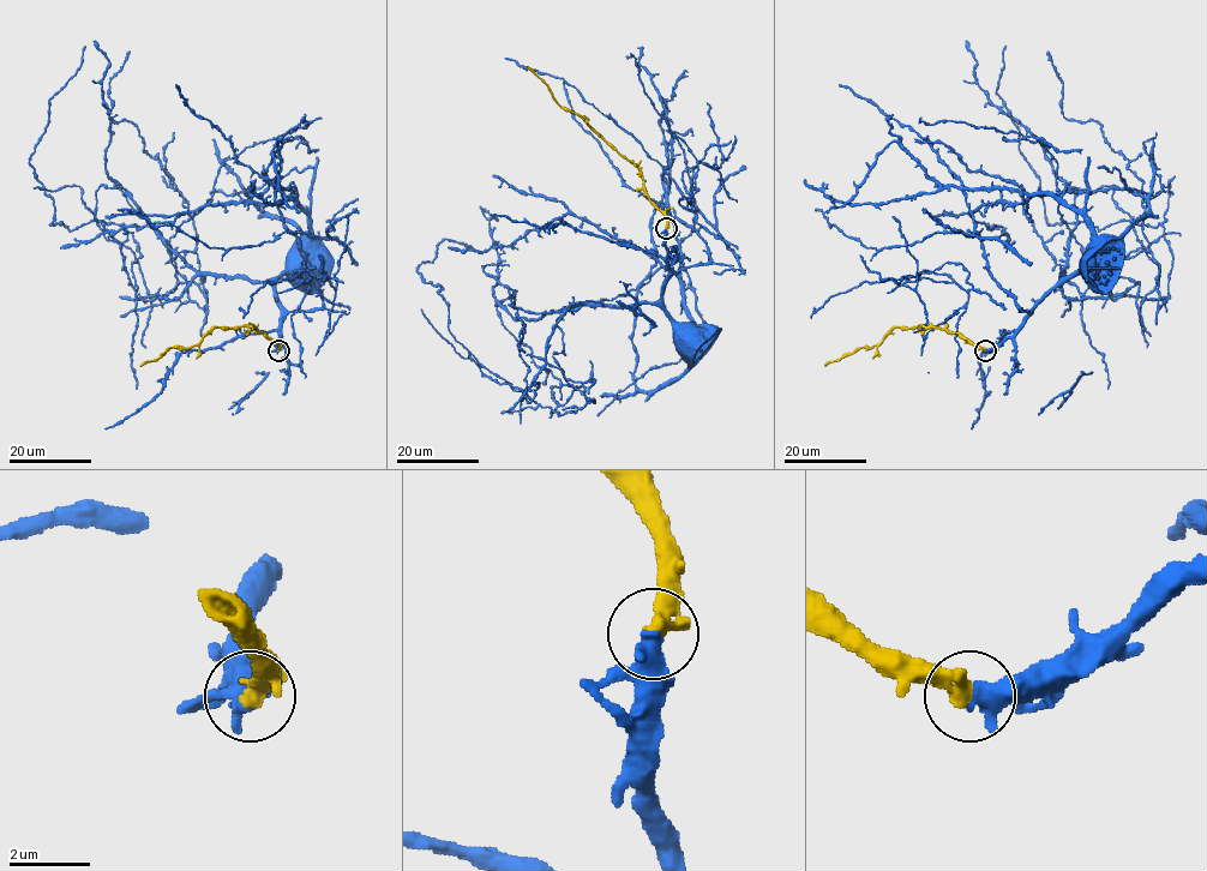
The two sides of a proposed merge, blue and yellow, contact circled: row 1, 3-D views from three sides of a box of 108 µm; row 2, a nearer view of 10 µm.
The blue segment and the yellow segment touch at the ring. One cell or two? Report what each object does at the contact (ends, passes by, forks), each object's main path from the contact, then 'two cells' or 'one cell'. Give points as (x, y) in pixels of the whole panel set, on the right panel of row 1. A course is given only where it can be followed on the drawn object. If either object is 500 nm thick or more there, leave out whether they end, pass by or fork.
blue passes by; yellow ends there; blue runs (985, 350), (997, 348), (1008, 338), (1052, 289), (1080, 269), (1081, 258), (1088, 253); yellow runs (985, 350), (942, 328), (894, 328), (878, 344), (859, 347), (824, 366); one cell

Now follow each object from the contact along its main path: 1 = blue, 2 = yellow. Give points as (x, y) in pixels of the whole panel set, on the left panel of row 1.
1: (277, 350), (281, 306), (275, 283), (314, 253)
2: (277, 350), (277, 346), (256, 328), (214, 328), (197, 344), (170, 347), (140, 366)

